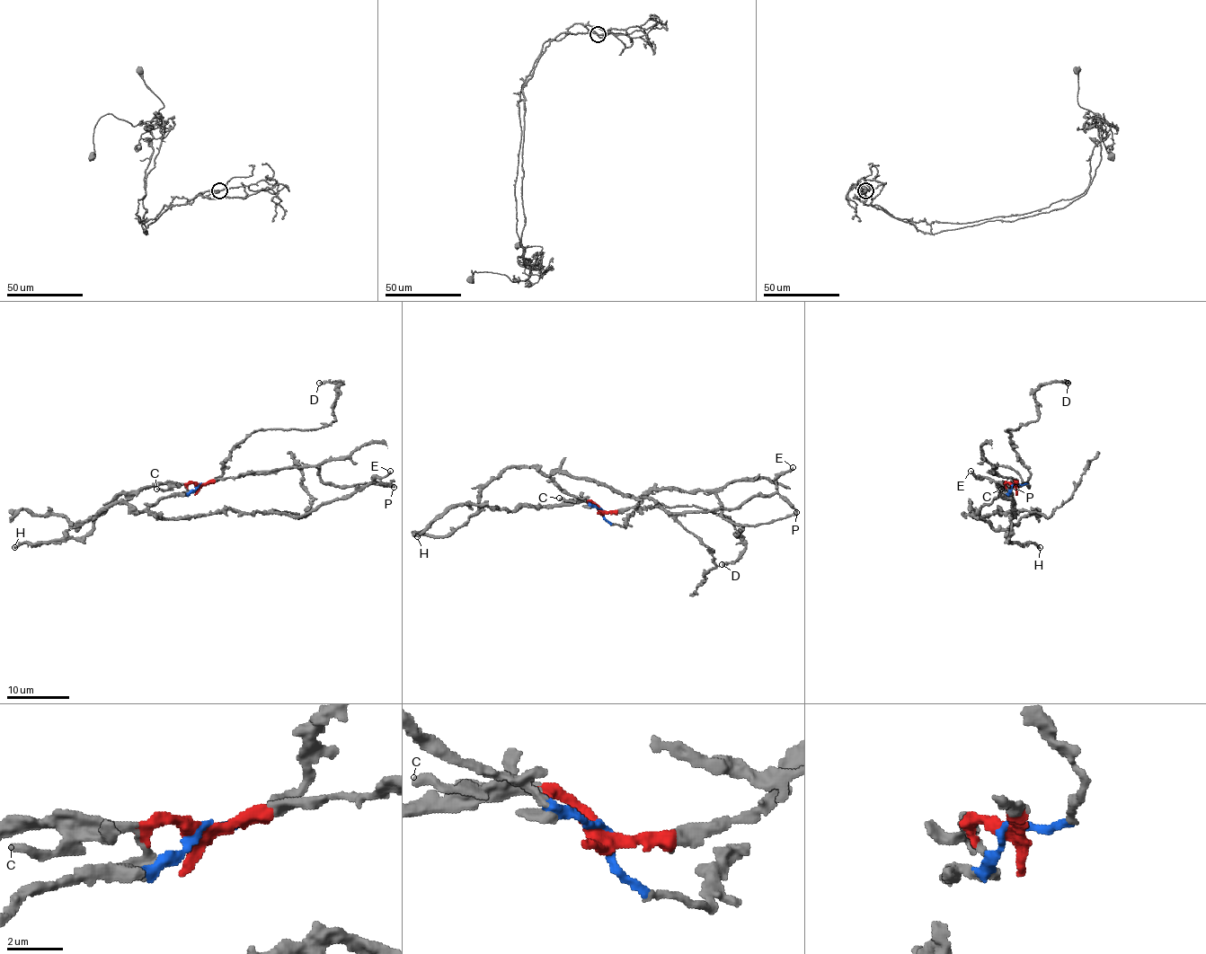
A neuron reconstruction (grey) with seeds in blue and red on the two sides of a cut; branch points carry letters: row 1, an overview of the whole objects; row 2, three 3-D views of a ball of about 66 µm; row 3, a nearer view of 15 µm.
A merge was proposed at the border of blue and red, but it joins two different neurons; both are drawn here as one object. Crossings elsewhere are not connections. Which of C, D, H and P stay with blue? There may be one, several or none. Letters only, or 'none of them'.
D

